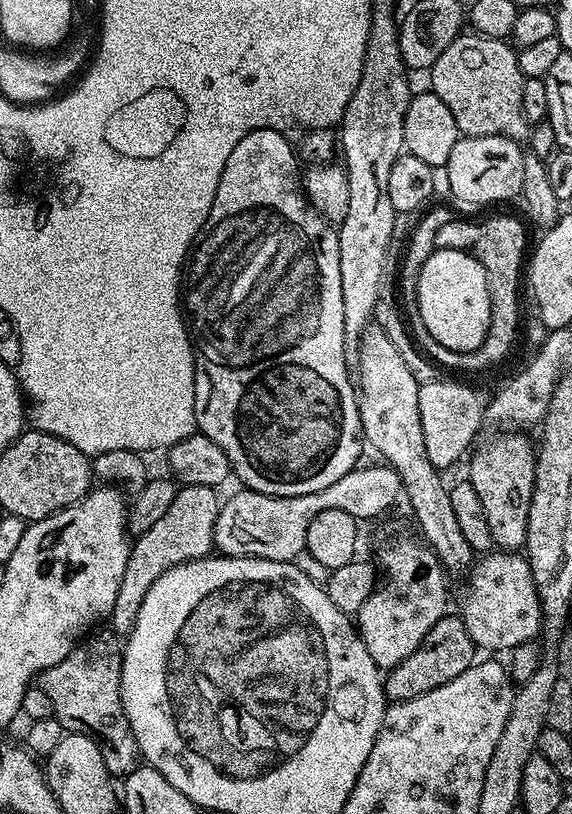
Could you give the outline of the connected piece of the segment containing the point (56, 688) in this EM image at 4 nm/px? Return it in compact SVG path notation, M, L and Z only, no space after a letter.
M111 630L100 631L85 635L72 652L66 654L62 662L58 662L58 666L50 666L41 672L38 686L46 690L54 705L52 715L62 722L65 733L77 732L93 740L98 750L102 750L102 762L106 762L106 770L110 770L114 778L123 778L141 767L142 757L134 730L130 730L130 722L122 706L122 640Z

